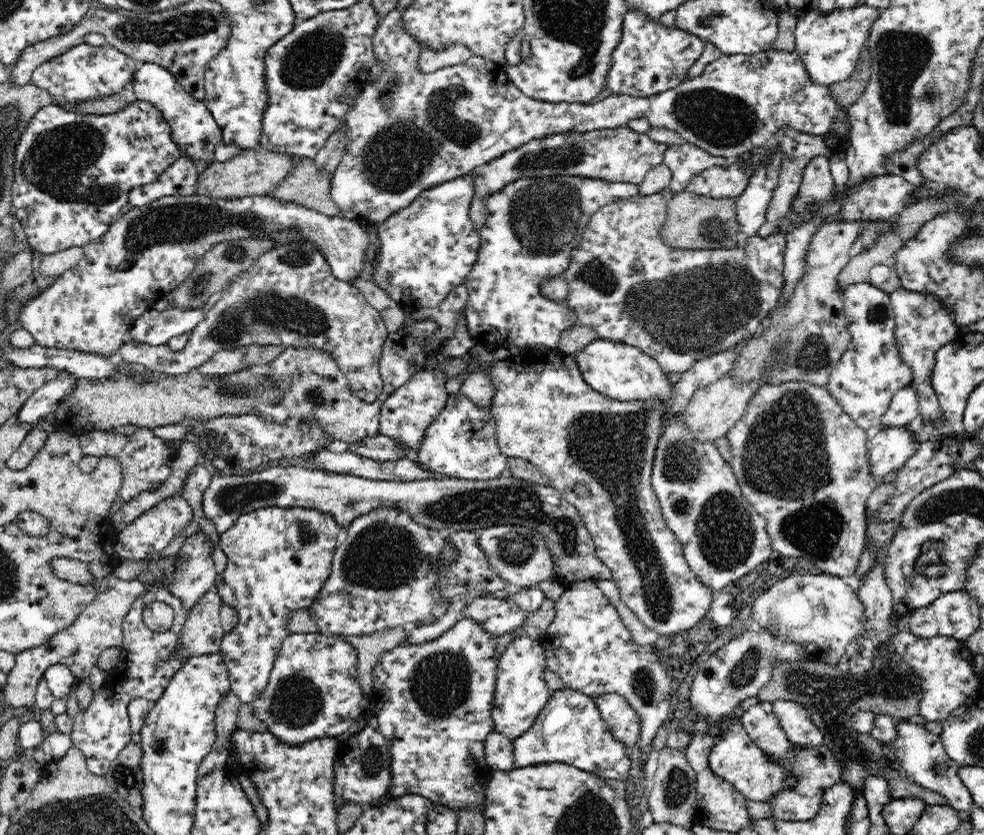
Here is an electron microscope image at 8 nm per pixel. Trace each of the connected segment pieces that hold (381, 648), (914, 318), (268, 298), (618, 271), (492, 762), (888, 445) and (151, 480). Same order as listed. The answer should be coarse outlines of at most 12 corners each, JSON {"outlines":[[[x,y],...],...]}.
{"outlines":[[[408,627],[341,635],[358,651],[358,680],[373,690],[380,655],[408,638]],[[889,294],[895,344],[911,370],[920,422],[942,424],[936,354],[960,334],[932,294]],[[312,241],[239,273],[180,352],[124,362],[186,374],[252,344],[330,353],[374,402],[389,331]],[[668,196],[610,201],[562,277],[576,322],[664,372],[779,306],[786,235],[662,242]],[[492,731],[485,761],[494,771],[514,767],[513,741]],[[915,423],[867,440],[872,476],[891,478],[918,450]],[[152,430],[79,435],[83,456],[121,464],[110,516],[170,476],[176,450]]]}

